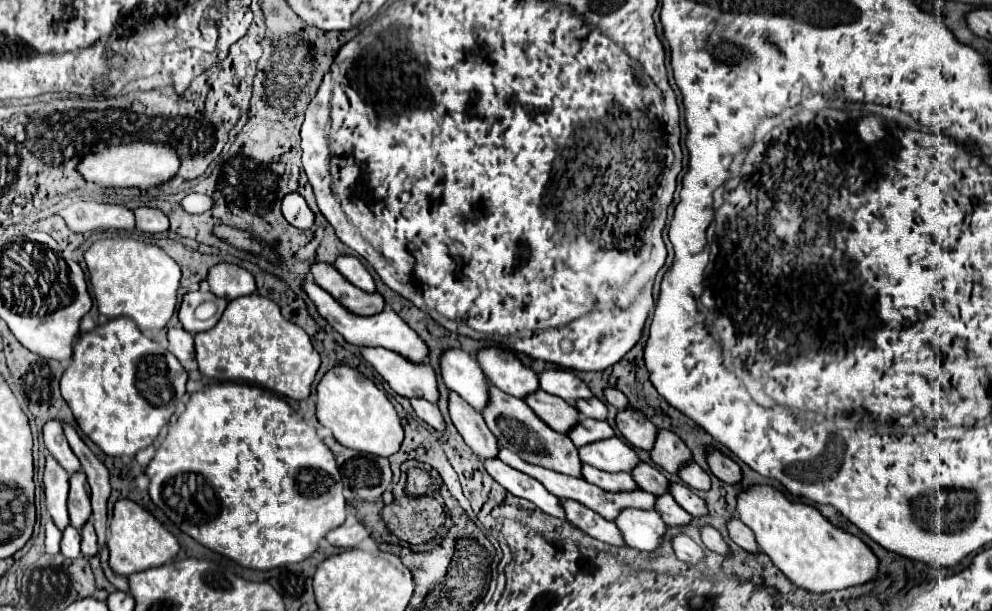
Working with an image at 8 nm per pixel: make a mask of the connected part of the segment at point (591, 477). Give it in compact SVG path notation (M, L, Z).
M583 464L583 478L607 492L631 492L639 488L627 472L603 472L587 464Z

